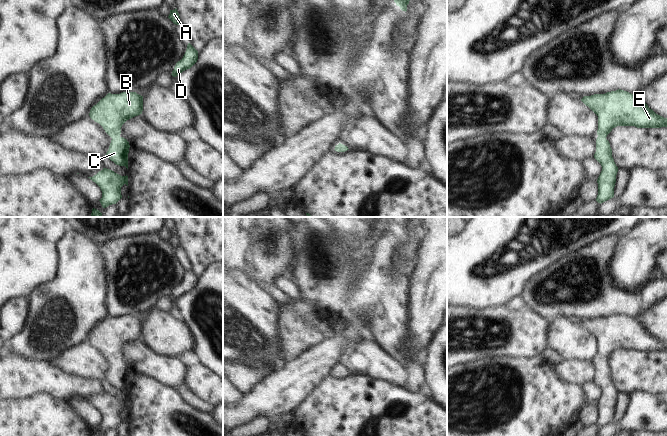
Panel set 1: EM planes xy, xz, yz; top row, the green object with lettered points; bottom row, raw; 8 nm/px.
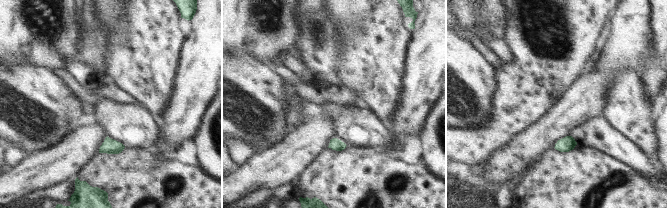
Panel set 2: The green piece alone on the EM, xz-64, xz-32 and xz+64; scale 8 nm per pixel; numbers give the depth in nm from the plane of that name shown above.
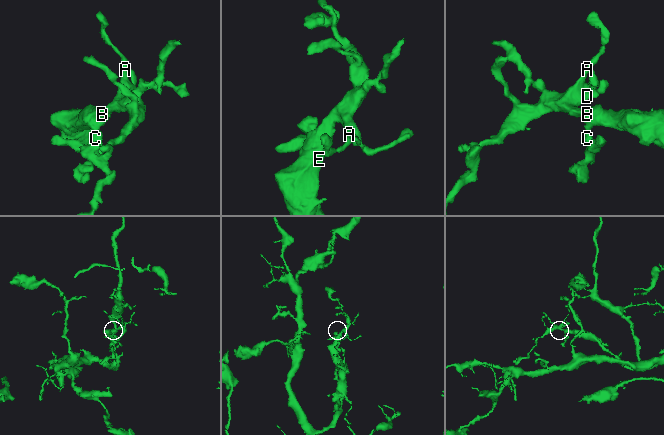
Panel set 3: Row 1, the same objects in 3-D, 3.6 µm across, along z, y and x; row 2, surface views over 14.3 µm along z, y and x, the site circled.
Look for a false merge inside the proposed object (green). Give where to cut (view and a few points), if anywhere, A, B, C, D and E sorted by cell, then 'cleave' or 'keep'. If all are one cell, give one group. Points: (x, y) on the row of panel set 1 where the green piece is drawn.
no cut; A B C D E; keep

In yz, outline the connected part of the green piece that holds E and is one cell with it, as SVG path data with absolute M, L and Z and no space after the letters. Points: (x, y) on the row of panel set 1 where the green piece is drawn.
M618 89L605 94L584 96L581 101L598 116L596 152L594 158L601 164L602 171L597 179L596 201L603 203L614 197L618 167L612 157L607 135L617 126L637 128L667 127L667 118L656 114L639 94Z

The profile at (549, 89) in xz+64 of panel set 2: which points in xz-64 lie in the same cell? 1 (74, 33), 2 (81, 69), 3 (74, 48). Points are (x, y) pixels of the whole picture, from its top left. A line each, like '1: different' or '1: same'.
1: different
2: different
3: different

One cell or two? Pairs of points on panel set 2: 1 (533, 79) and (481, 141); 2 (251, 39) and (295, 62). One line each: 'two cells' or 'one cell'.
1: one cell
2: two cells

